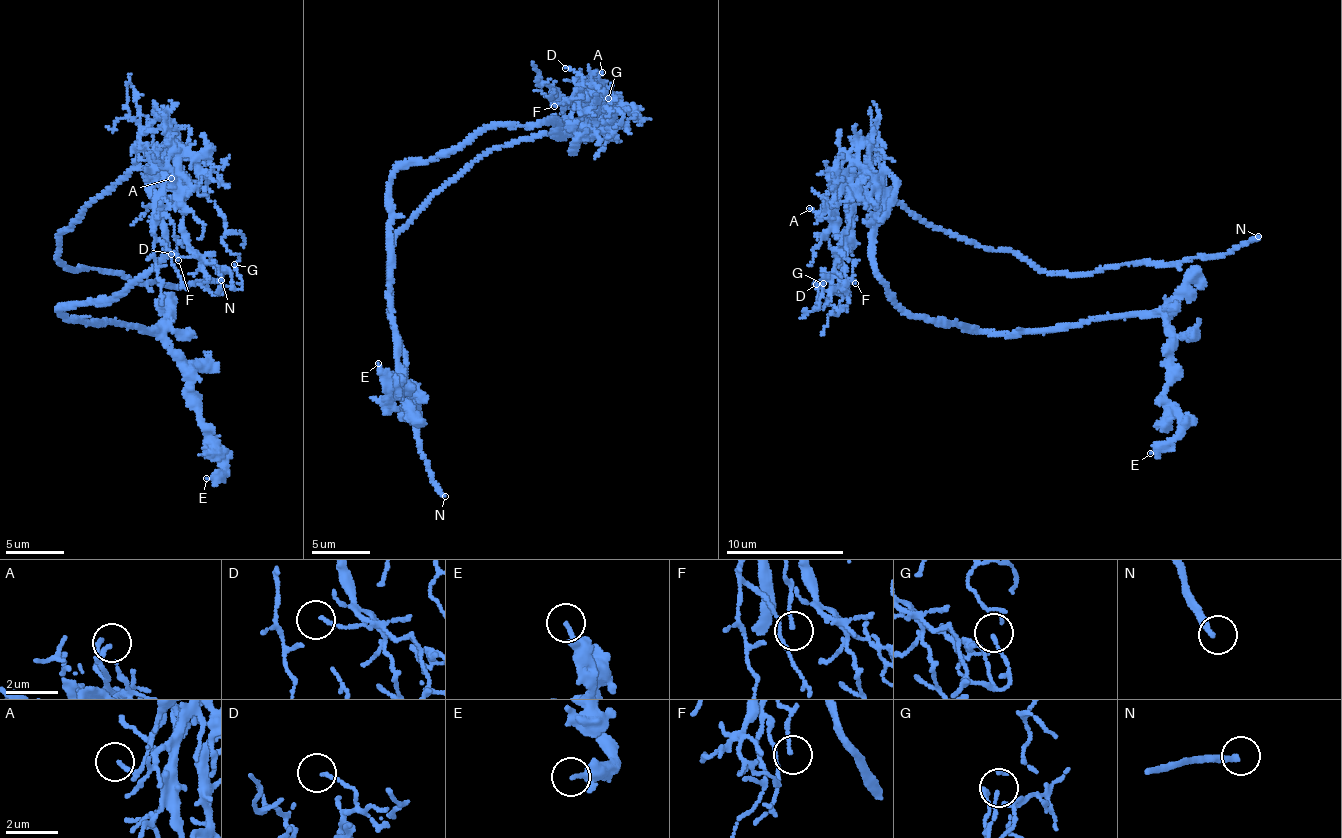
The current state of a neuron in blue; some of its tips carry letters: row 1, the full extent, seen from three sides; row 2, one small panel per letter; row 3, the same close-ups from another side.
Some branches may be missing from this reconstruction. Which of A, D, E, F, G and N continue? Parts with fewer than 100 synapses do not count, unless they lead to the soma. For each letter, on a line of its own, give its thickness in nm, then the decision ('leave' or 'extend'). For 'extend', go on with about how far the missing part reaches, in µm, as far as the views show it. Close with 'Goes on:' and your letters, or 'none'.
A: 180 nm thick; leave
D: 120 nm thick; leave
E: 190 nm thick; leave
F: 120 nm thick; leave
G: 110 nm thick; leave
N: 260 nm thick; extend; about 40 µm are missing
Goes on: N

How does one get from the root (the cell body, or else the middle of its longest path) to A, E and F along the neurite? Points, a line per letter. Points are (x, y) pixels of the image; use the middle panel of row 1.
A: (544, 119), (560, 123), (558, 130), (579, 134), (594, 123), (609, 105), (598, 88), (602, 72)
E: (544, 119), (490, 126), (389, 179), (401, 381), (390, 398), (378, 363)
F: (544, 119), (560, 123), (560, 131), (582, 110), (561, 102), (568, 97), (564, 106), (554, 106)

